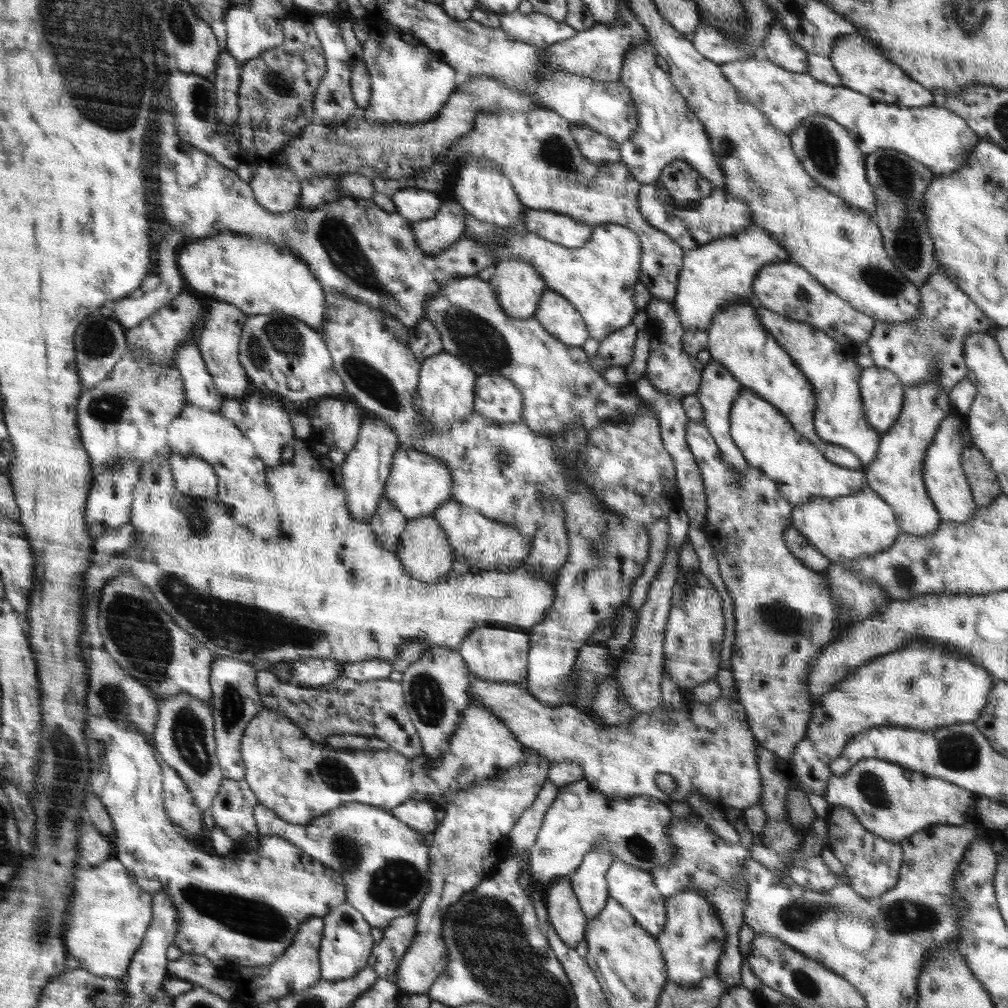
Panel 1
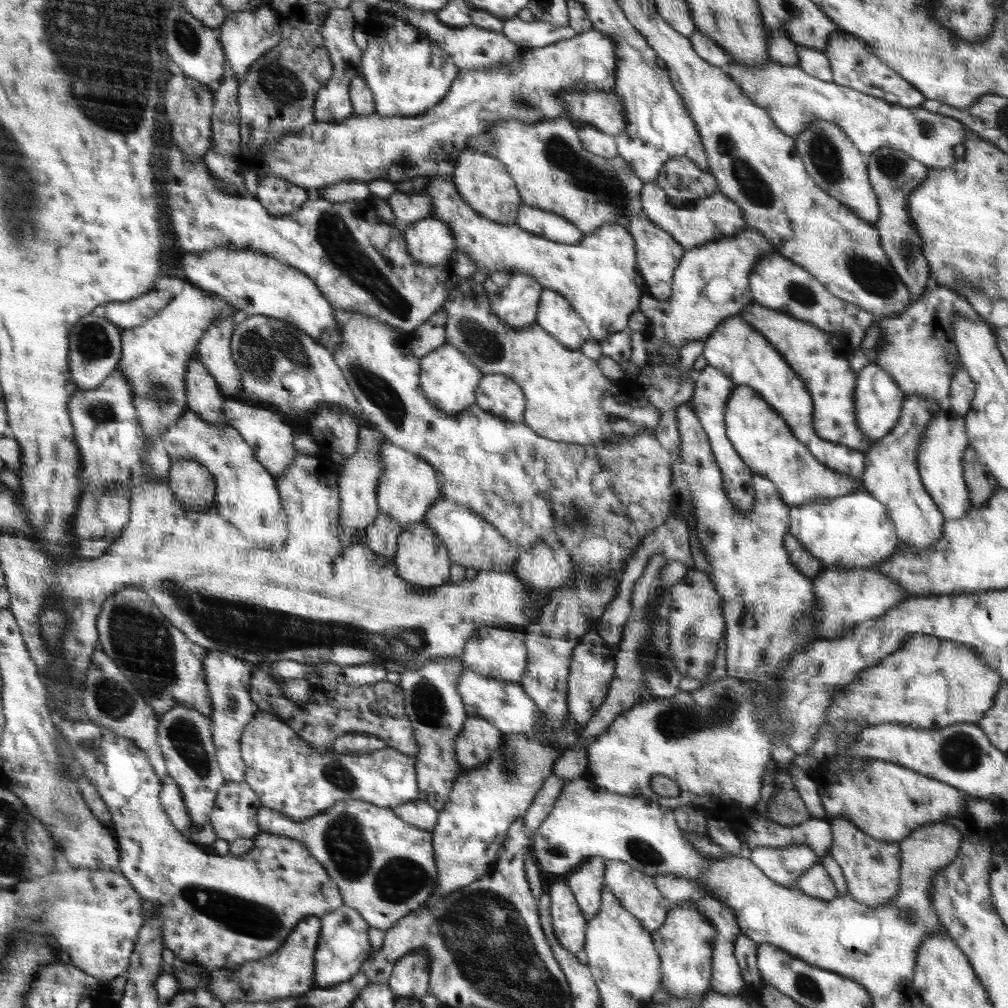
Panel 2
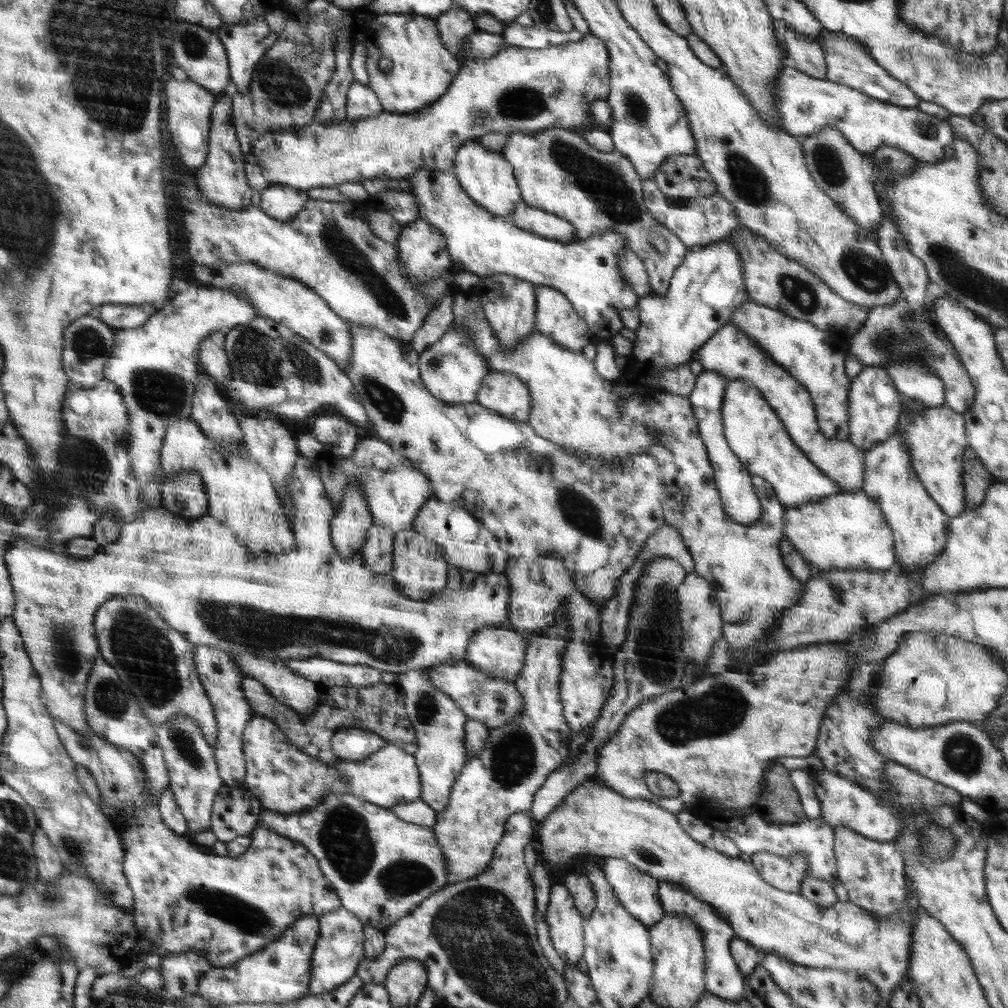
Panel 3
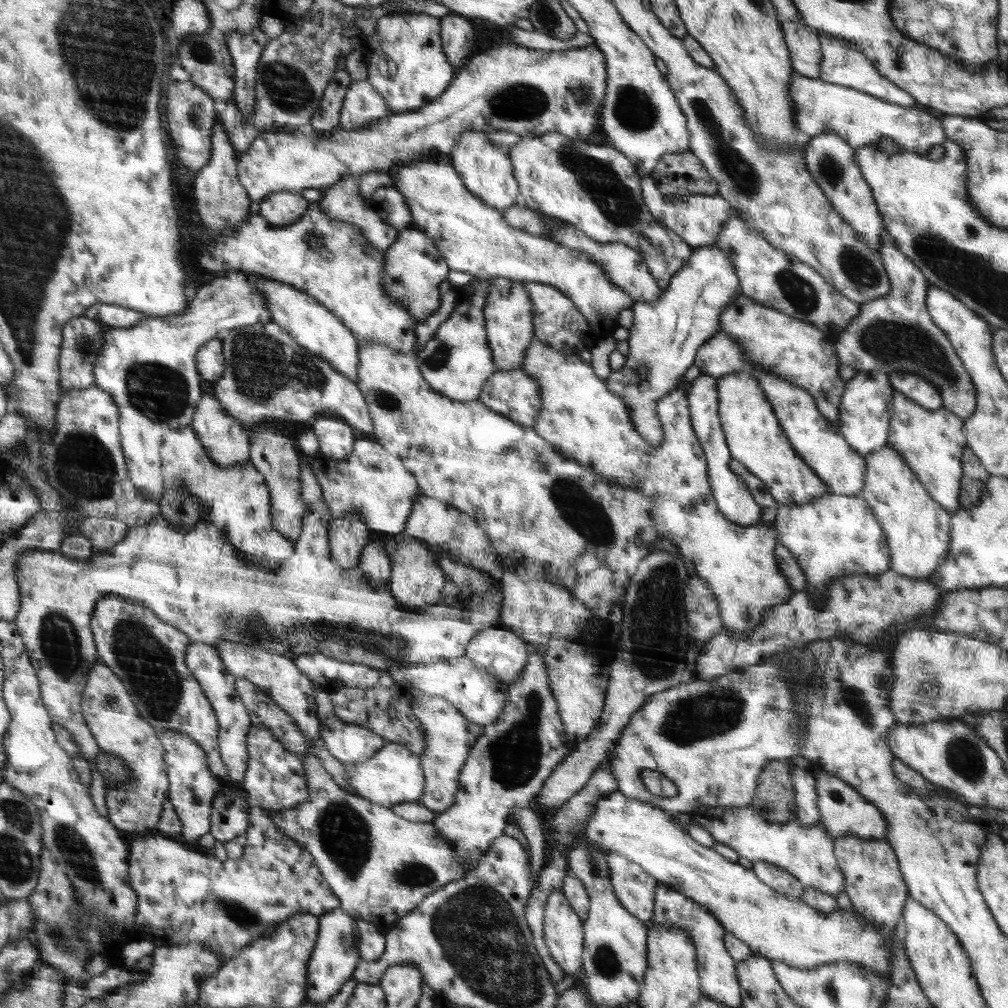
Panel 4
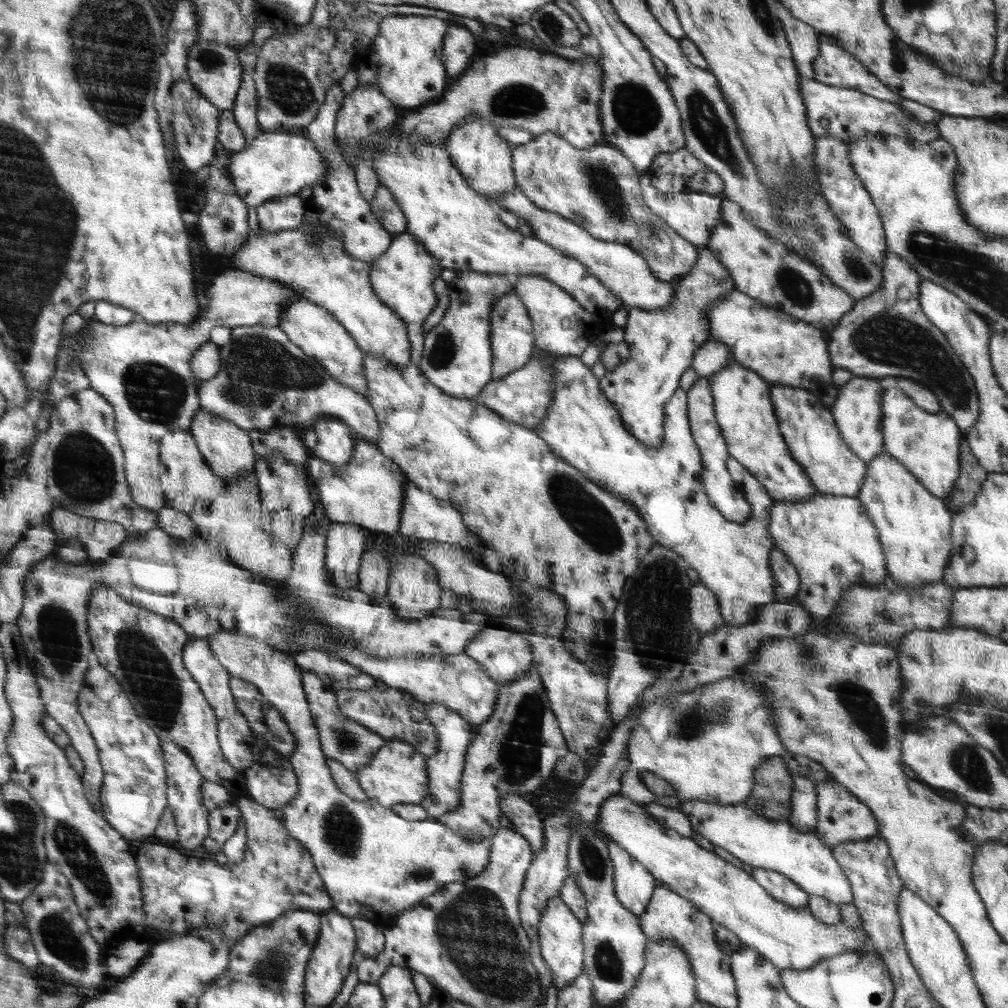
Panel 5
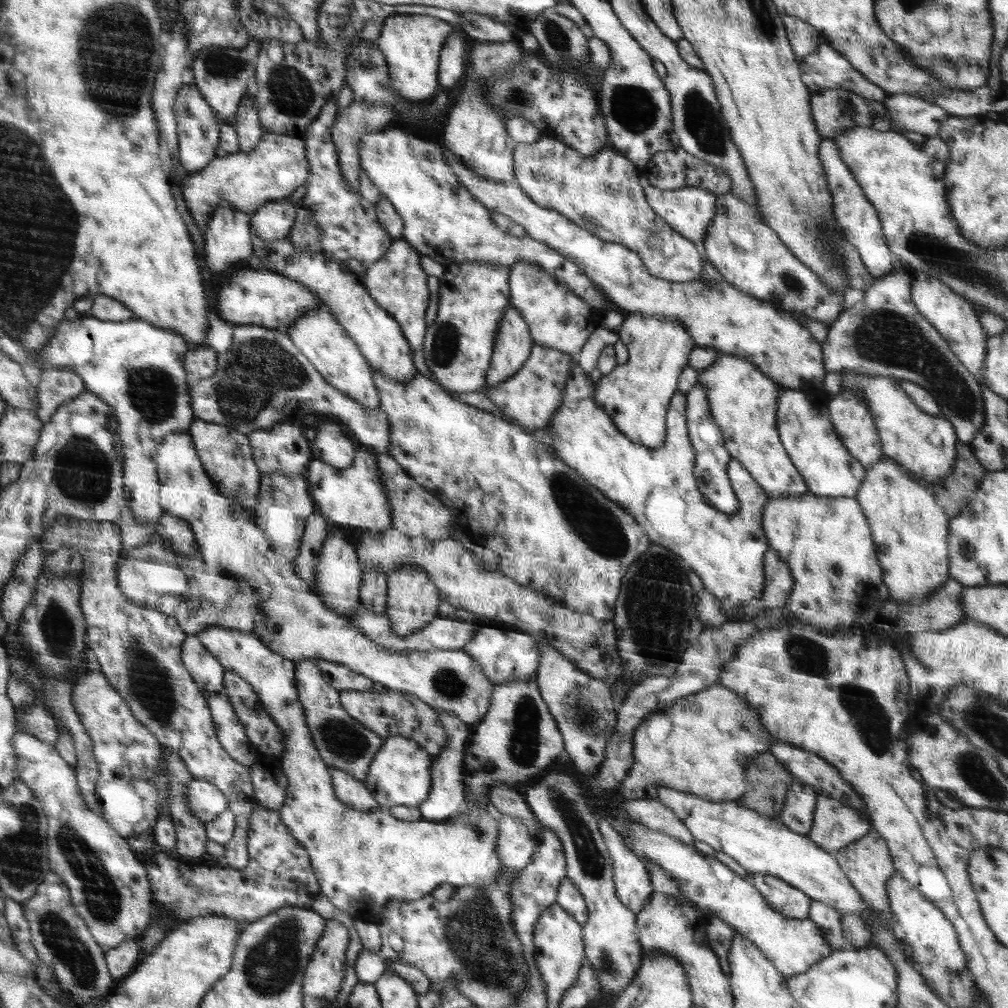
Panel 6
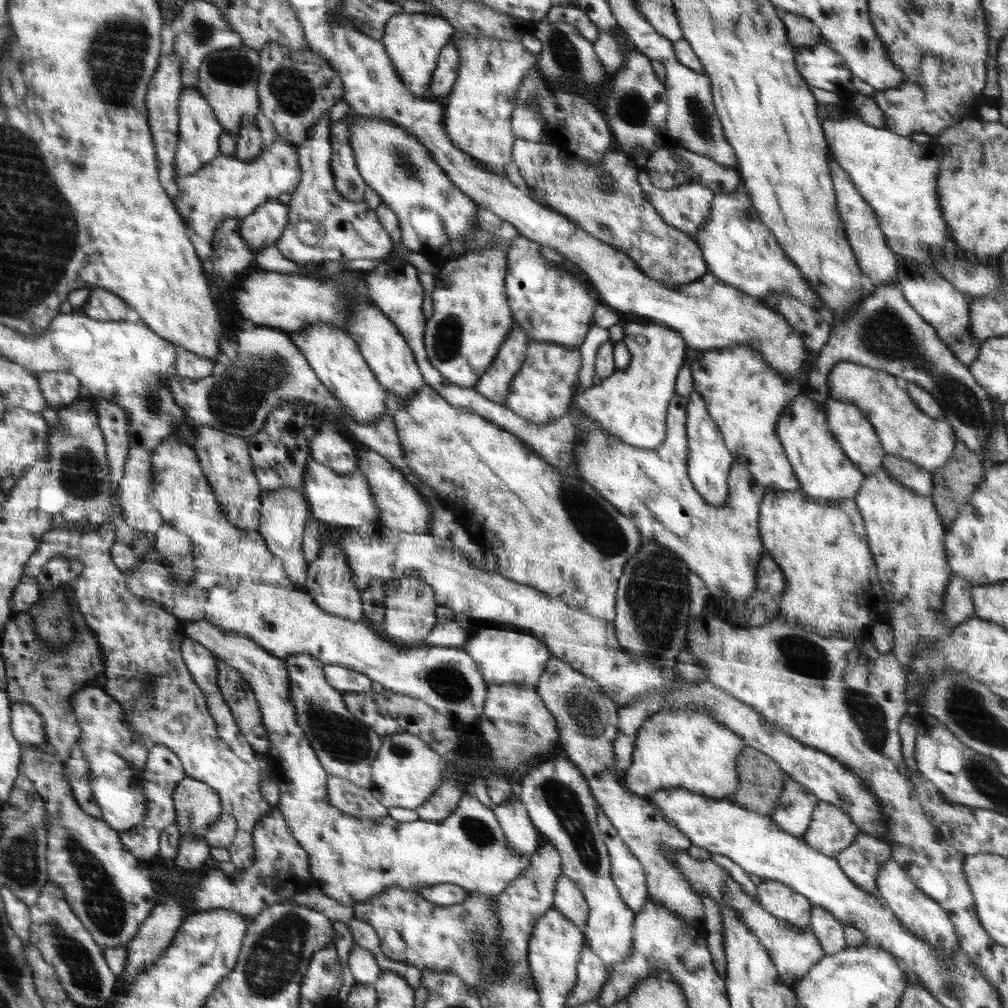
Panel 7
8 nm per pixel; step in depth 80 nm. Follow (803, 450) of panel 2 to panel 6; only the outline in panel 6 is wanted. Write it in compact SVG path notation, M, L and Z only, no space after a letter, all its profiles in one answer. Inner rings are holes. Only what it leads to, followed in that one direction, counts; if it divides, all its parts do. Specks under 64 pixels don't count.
M726 353L720 355L711 367L698 372L697 385L700 385L706 391L711 415L722 431L722 438L724 438L726 450L730 453L731 458L738 460L754 476L755 482L763 488L763 491L770 498L779 499L788 495L807 494L806 481L789 459L776 427L778 390L786 390L785 388L780 387L780 384L776 384L770 378L766 378L766 375L749 360L736 355L727 355Z

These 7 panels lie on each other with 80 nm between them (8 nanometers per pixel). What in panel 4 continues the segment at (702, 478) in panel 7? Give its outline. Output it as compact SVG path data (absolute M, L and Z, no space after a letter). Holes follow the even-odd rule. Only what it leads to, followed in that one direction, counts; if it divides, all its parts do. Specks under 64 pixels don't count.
M708 374L698 376L691 384L688 401L693 428L705 454L708 482L718 510L732 523L744 526L758 524L758 521L761 520L761 508L758 508L753 493L747 491L744 481L730 469L732 455L718 412L718 377Z

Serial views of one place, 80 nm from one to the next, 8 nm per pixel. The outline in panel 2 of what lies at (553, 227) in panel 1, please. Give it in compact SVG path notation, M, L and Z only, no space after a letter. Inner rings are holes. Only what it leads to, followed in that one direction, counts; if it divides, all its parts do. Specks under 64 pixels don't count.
M526 204L521 205L516 224L521 229L560 244L582 243L586 235L572 221L566 220L566 217Z

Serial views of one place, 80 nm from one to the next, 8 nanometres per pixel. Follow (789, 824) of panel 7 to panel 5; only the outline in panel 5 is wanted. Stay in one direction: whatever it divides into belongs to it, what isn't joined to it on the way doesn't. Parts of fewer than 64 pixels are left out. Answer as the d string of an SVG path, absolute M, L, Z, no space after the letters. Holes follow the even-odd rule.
M793 774L791 813L788 822L800 832L811 832L817 825L817 795L815 784L799 774Z

